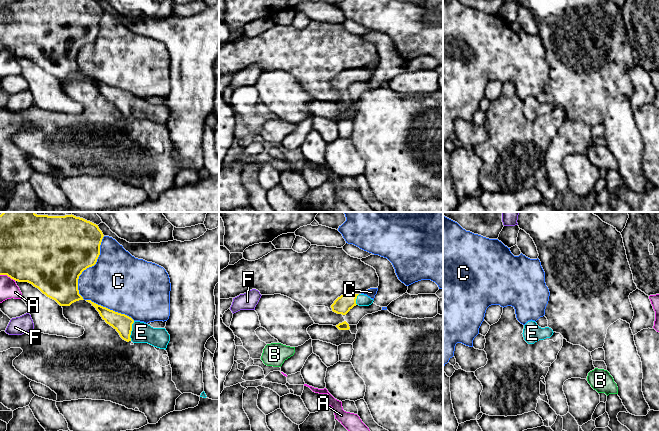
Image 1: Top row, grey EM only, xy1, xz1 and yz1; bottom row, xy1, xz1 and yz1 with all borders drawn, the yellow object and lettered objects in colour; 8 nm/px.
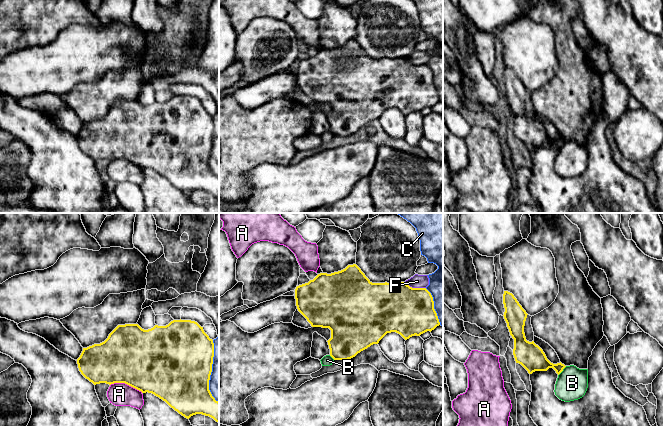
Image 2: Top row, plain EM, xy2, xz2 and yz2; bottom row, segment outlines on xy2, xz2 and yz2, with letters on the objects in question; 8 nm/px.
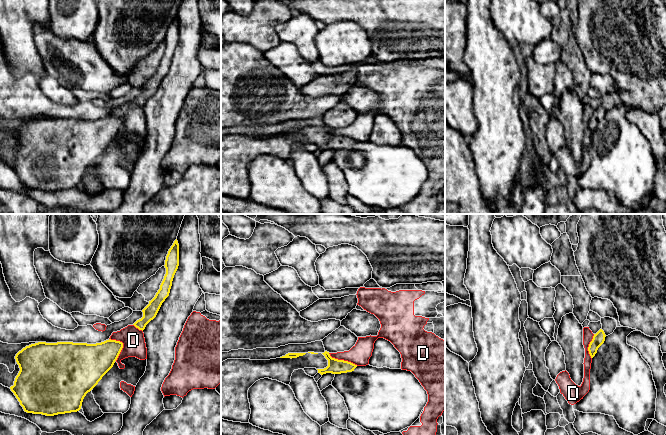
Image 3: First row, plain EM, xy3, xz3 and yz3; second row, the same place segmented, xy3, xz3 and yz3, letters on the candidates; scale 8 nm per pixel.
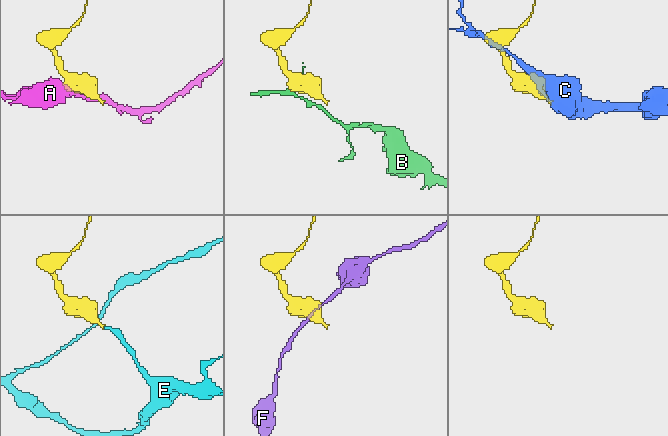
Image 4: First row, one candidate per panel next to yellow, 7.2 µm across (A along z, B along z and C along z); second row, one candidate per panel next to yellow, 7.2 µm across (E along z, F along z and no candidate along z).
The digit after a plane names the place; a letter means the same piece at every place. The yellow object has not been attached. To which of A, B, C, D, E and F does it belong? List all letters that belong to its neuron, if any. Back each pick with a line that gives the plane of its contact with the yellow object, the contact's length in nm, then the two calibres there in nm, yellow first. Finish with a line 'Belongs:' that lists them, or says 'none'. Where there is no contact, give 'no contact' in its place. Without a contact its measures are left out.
E: xy1 | 160 nm | 150/160 nm
Belongs: E

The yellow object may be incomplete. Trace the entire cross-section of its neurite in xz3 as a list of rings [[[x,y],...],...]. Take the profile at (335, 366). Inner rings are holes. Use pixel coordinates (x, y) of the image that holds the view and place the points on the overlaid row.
[[[325,351],[322,354],[328,360],[328,366],[324,369],[317,369],[318,373],[320,373],[321,375],[326,373],[341,374],[341,373],[352,372],[357,367],[357,365],[351,362],[332,358],[329,352],[327,351]]]

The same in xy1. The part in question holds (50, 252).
[[[3,212],[0,215],[0,275],[7,275],[18,282],[28,282],[38,288],[47,297],[55,300],[60,306],[70,306],[72,303],[84,300],[79,294],[78,279],[84,270],[96,264],[100,255],[100,245],[104,235],[98,225],[74,215],[48,216],[37,215],[35,212]]]

